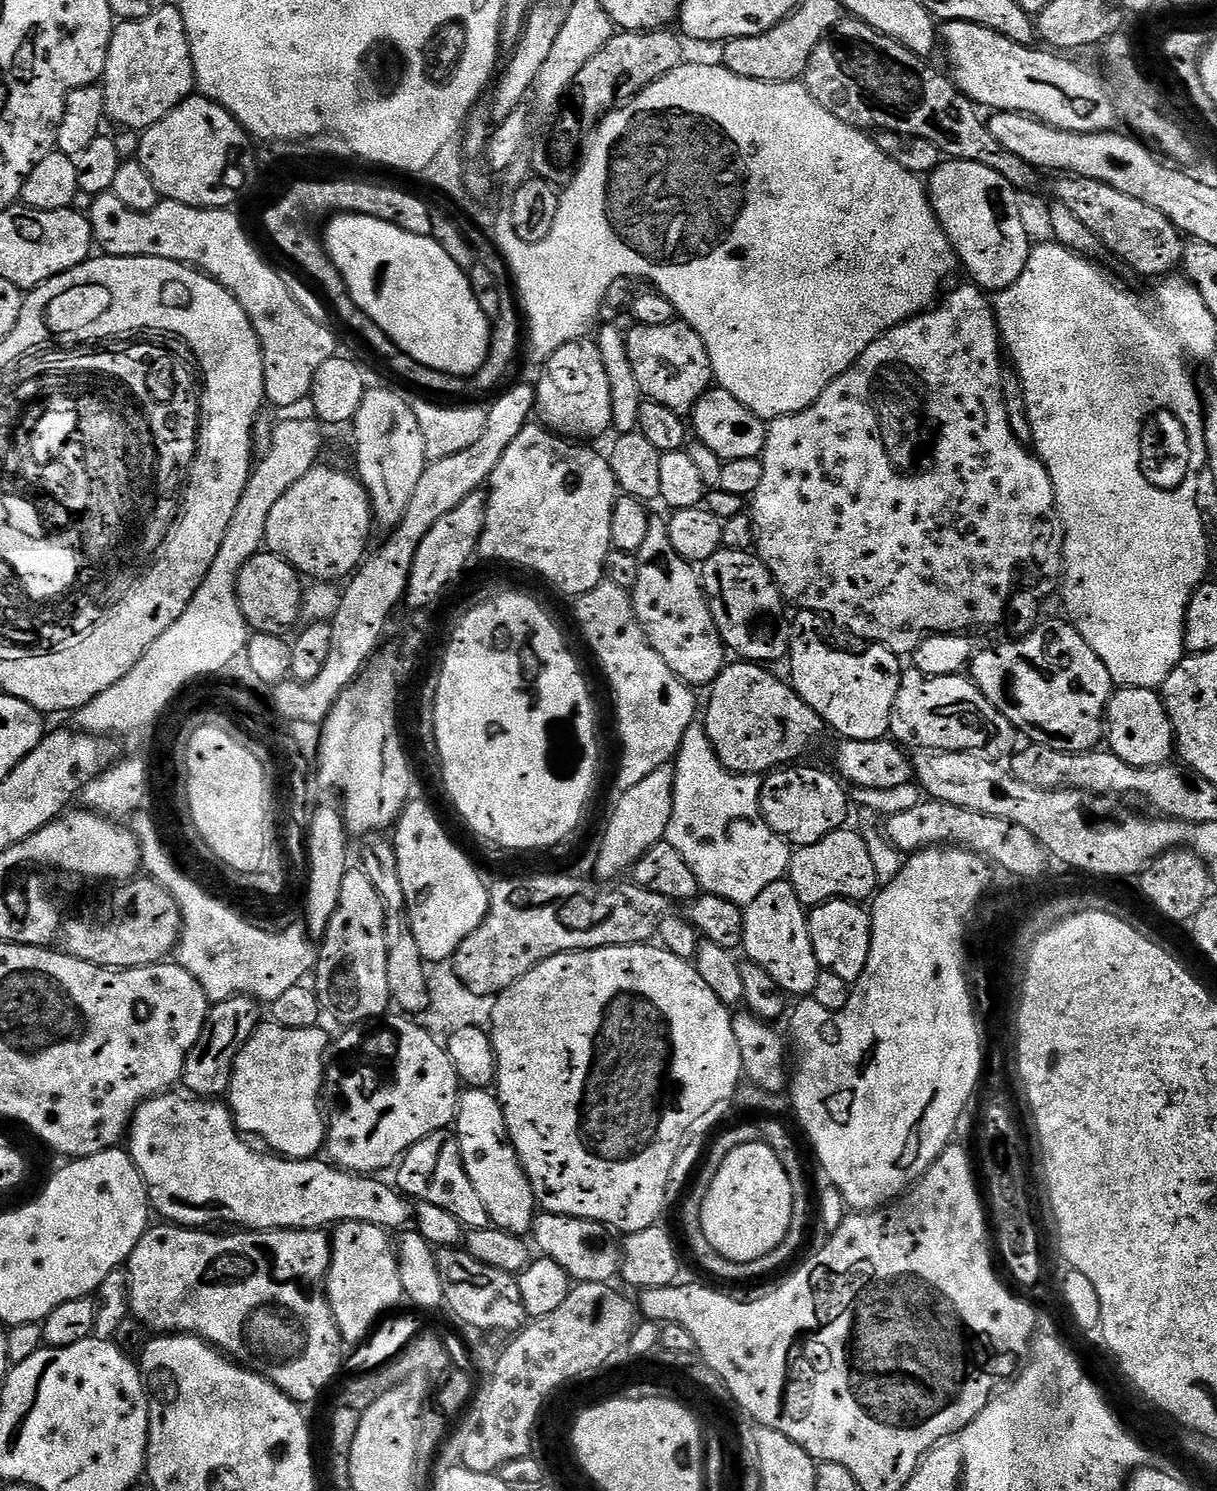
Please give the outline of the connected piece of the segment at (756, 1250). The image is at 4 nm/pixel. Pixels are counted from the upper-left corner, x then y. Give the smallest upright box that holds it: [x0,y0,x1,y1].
[700,1144,794,1264]

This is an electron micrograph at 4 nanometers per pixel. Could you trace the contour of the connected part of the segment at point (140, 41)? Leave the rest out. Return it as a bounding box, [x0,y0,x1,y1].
[102,6,196,130]

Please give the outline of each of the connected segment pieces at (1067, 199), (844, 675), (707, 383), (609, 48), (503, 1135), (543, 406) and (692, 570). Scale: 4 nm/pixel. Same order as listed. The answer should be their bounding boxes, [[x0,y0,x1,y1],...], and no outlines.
[[1055,174,1185,278],[787,611,901,740],[626,322,714,413],[575,30,685,130],[454,1087,538,1236],[535,338,613,442],[630,515,726,686]]

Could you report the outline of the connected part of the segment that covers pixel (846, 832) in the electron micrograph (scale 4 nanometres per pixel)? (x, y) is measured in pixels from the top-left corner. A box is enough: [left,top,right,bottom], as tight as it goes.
[786,826,878,910]

